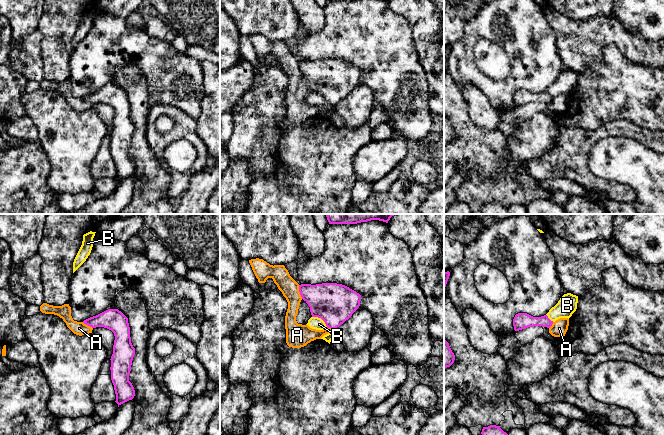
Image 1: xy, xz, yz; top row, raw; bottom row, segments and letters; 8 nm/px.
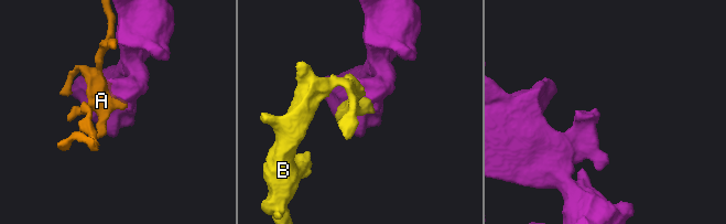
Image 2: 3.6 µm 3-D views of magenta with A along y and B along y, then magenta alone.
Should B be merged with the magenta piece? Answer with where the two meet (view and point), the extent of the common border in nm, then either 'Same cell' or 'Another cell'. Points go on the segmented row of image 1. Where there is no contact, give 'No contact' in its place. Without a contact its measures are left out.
Touches magenta at xz (320, 317). Shared border 150 nm. Another cell

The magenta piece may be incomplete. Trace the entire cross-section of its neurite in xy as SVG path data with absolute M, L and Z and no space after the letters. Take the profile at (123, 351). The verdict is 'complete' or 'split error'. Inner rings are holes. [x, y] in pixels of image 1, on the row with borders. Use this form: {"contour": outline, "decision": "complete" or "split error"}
{"contour": "M108 309L83 321L84 324L96 328L104 327L114 333L115 340L111 356L111 380L116 394L118 407L132 400L135 390L129 381L135 348L131 343L128 318L118 309Z", "decision": "complete"}

